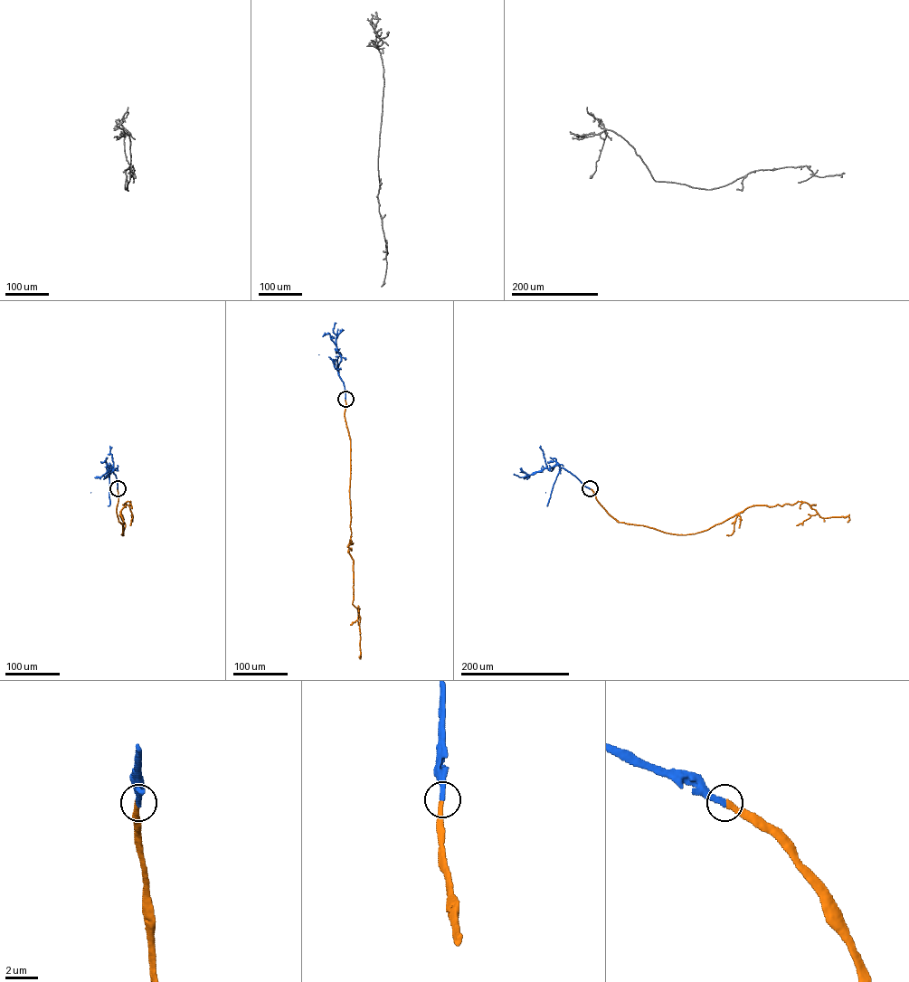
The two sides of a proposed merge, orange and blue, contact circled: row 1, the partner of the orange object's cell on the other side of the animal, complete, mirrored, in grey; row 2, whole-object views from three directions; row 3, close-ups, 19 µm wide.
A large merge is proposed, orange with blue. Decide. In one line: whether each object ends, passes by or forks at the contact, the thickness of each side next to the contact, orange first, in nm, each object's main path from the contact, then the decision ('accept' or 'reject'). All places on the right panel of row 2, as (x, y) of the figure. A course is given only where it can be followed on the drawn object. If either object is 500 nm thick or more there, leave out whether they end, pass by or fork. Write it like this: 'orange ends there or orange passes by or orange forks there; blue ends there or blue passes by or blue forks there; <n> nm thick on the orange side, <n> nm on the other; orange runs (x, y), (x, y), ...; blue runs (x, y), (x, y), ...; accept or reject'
orange ends there; blue ends there; 320 nm thick on the orange side, 340 nm on the other; orange runs (590, 488), (619, 522), (675, 534), (707, 530), (752, 505), (798, 501), (822, 517), (847, 516), (847, 522); blue runs (590, 488), (557, 465), (525, 476), (514, 473); accept

